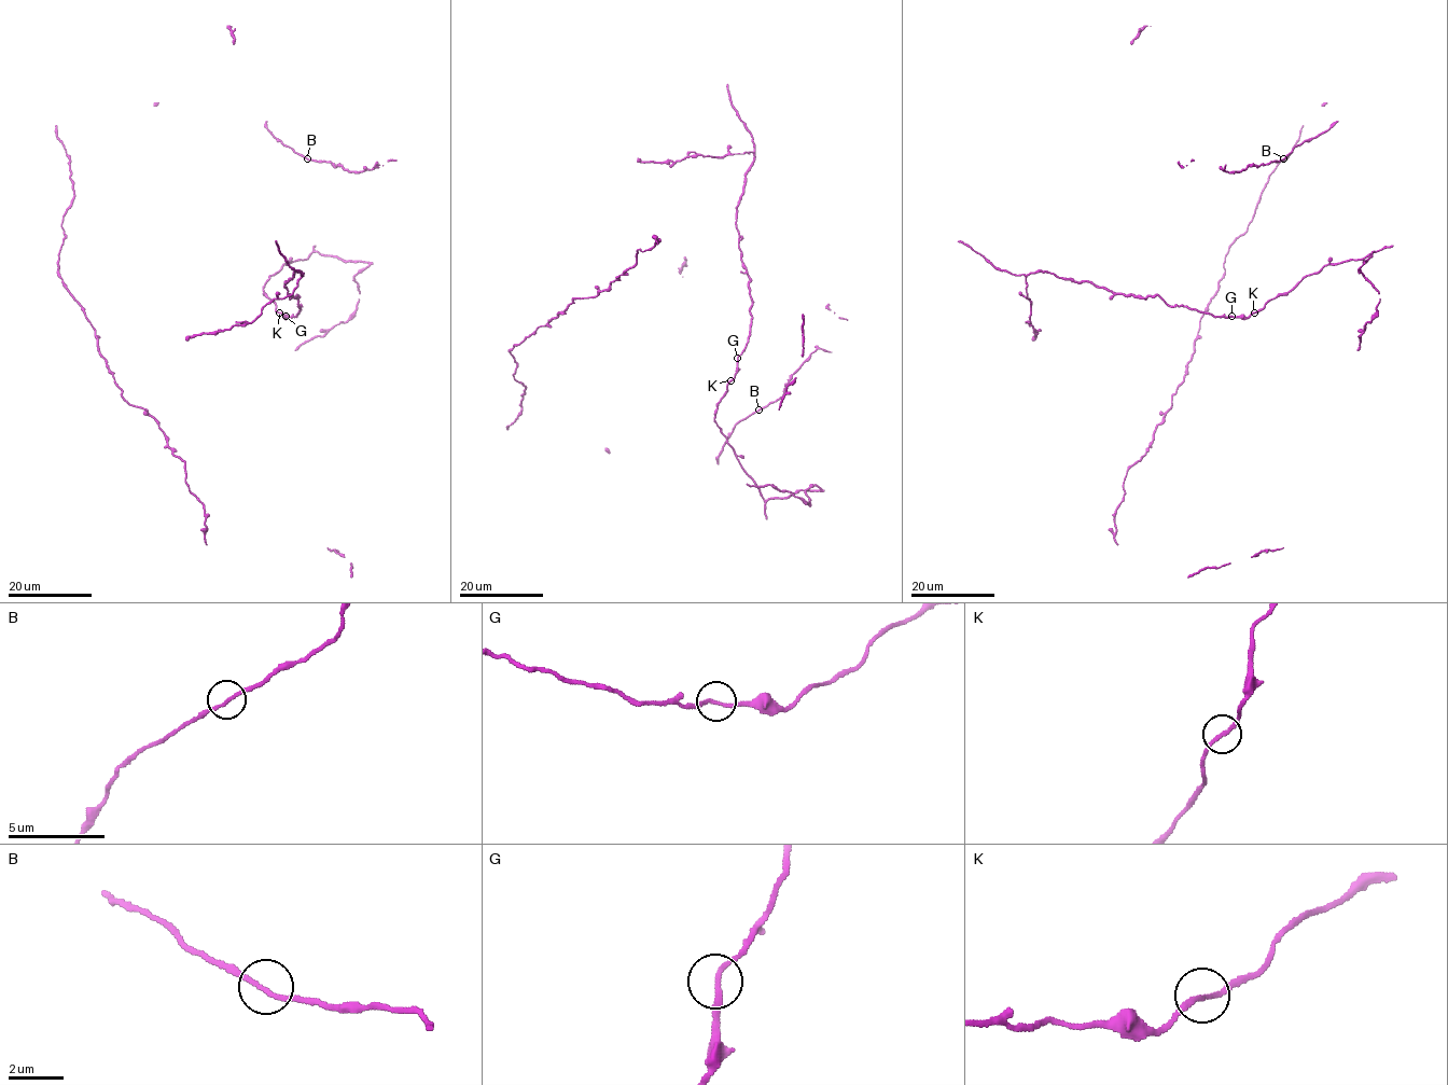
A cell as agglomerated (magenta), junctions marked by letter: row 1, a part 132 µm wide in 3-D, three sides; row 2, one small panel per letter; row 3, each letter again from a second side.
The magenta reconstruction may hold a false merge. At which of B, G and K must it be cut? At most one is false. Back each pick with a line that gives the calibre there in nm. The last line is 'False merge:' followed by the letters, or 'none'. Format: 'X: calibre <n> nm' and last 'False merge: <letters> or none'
False merge: none

